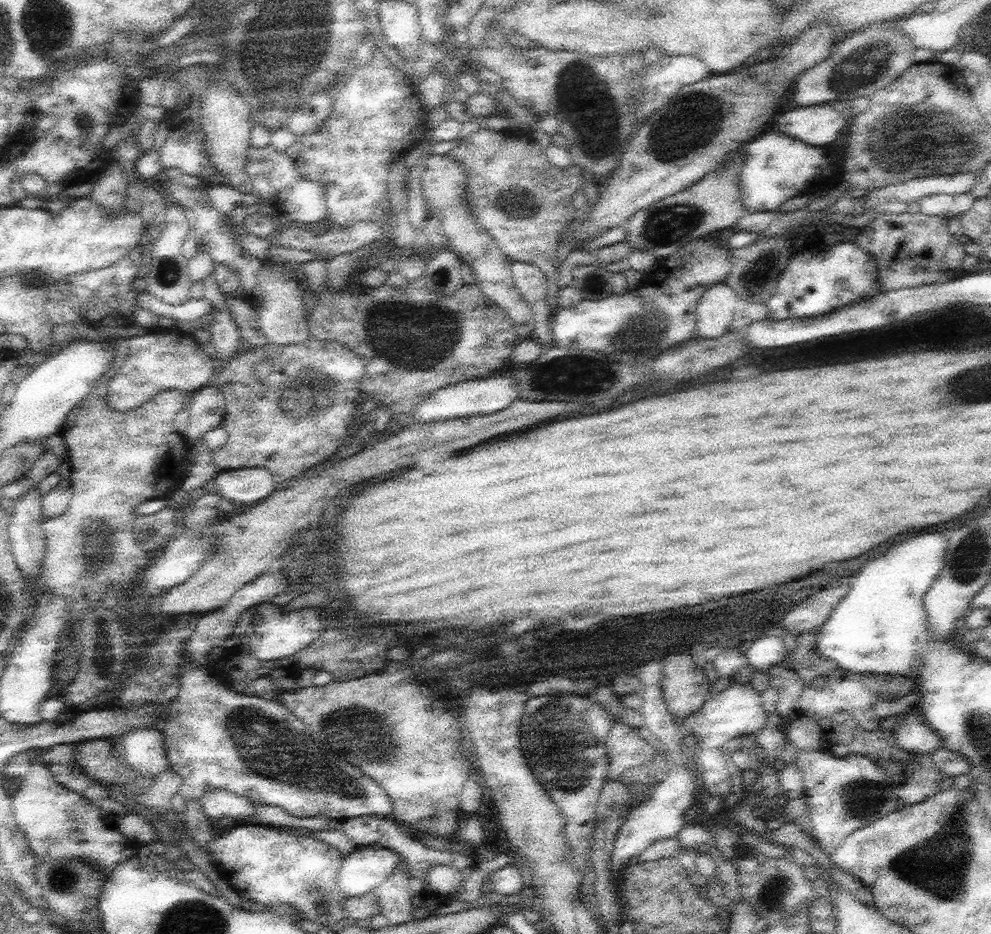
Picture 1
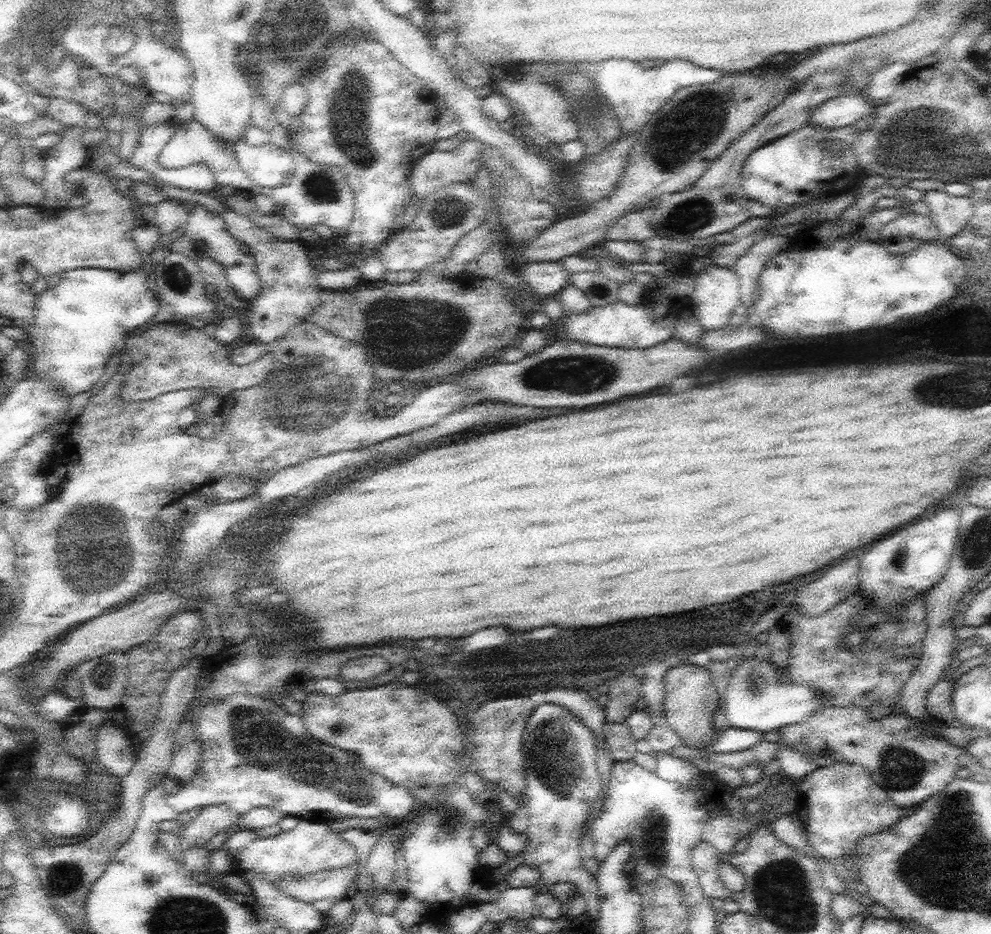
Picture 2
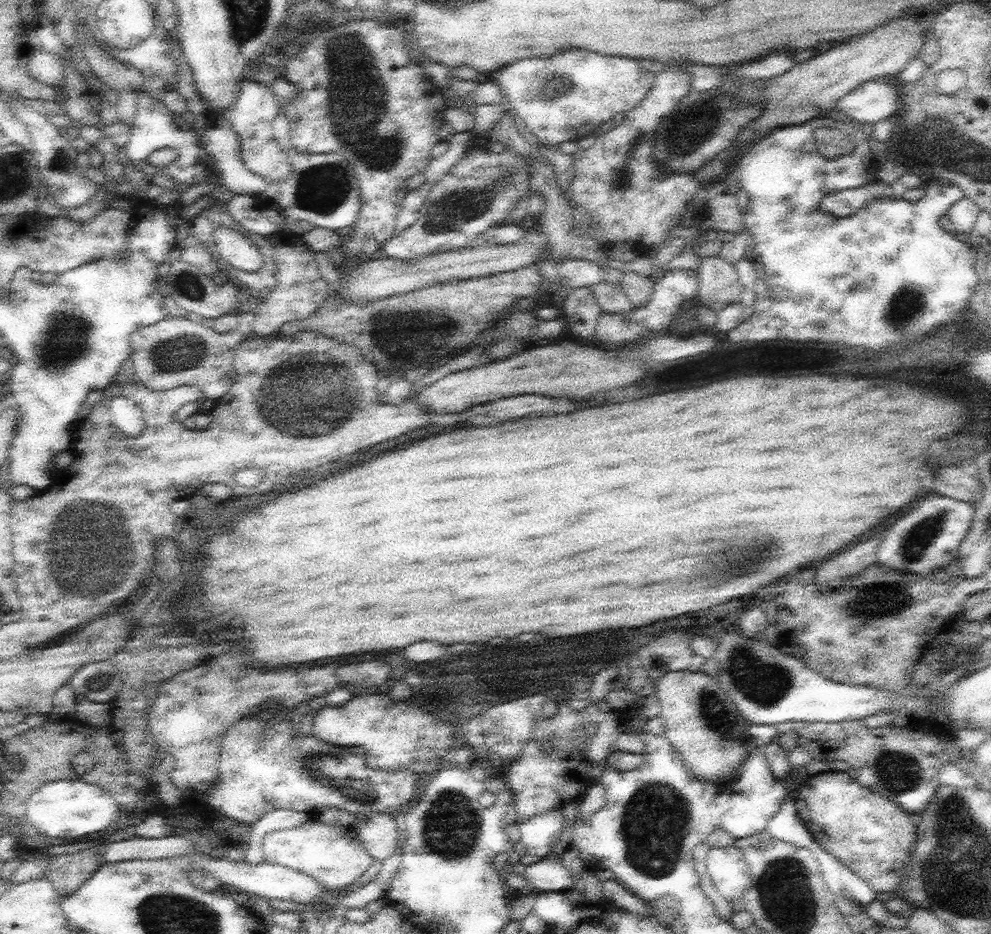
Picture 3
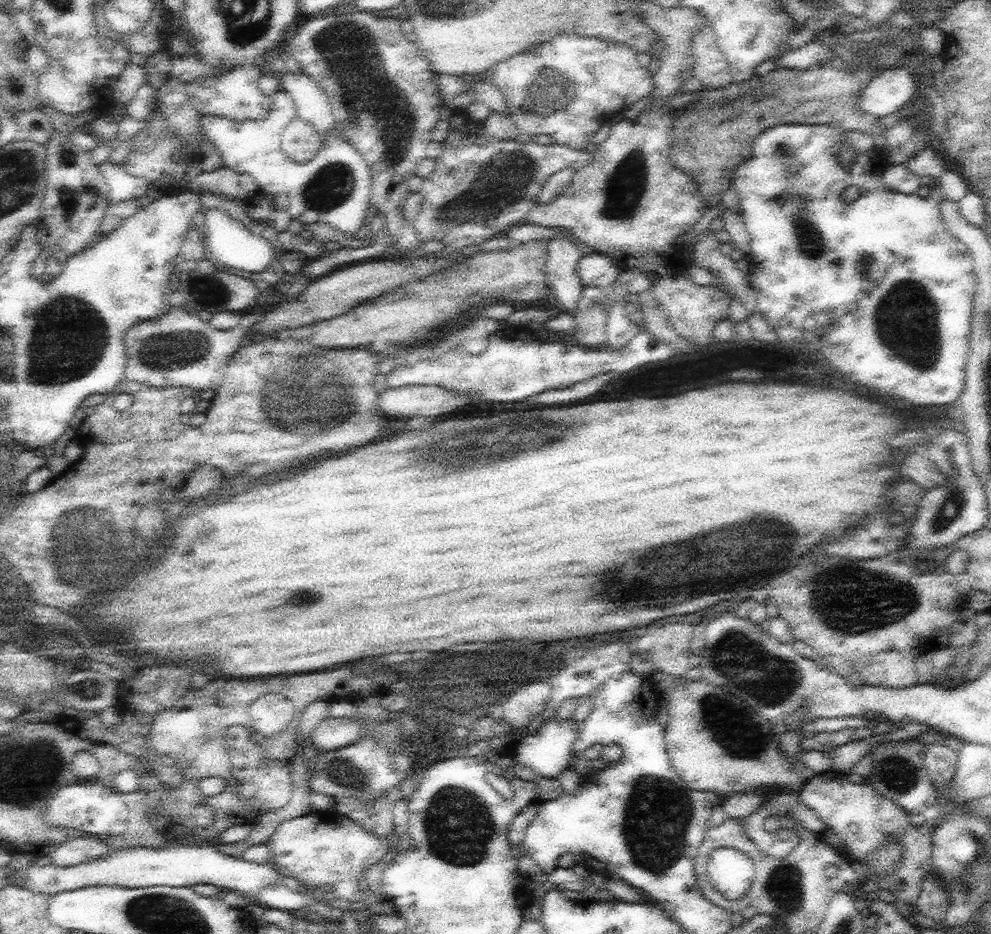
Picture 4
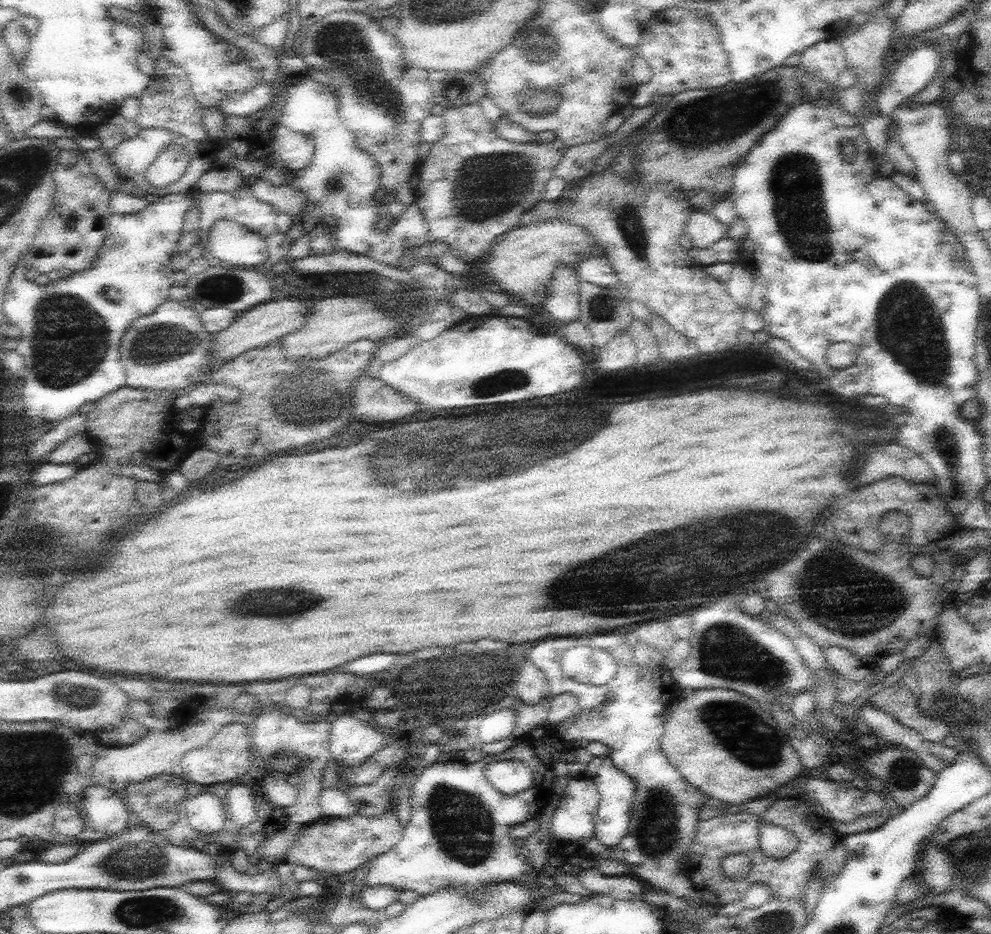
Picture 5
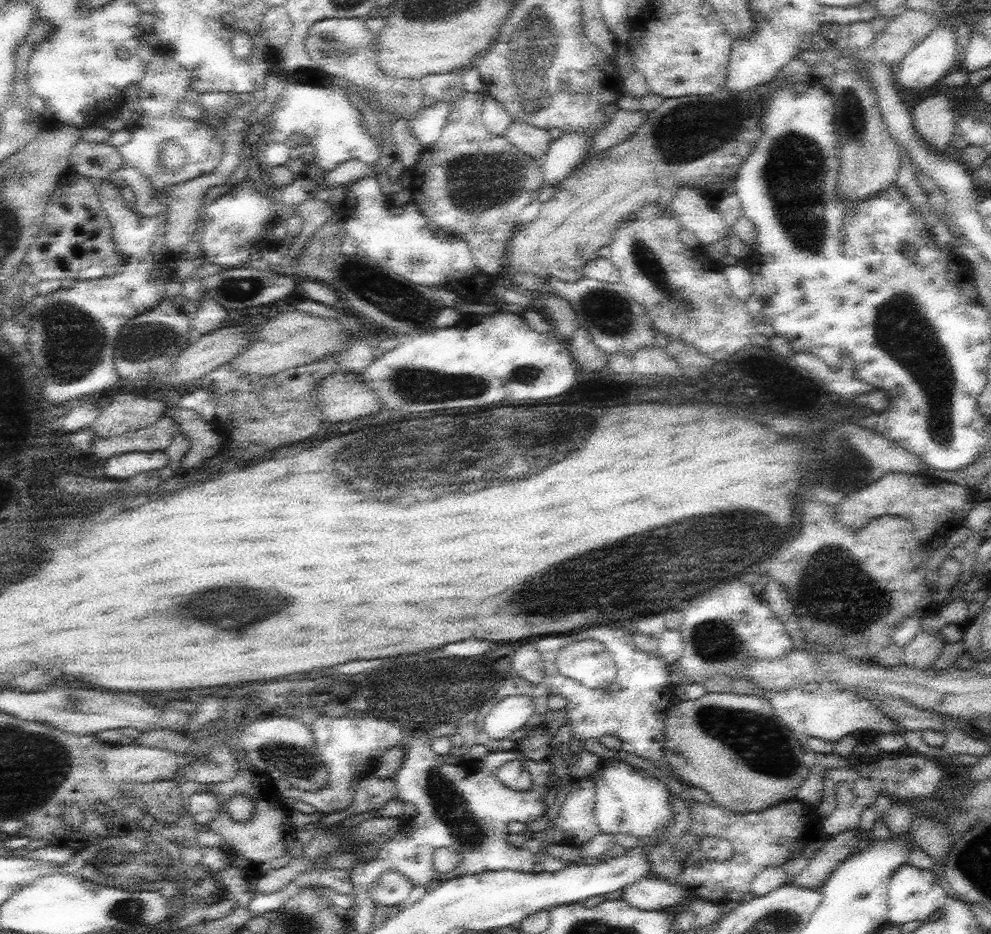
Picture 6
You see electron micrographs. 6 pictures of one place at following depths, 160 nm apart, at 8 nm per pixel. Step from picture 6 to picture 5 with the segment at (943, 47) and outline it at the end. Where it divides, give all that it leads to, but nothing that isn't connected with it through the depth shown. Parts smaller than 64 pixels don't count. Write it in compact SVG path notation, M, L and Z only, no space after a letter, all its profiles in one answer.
M936 42L923 44L922 48L912 52L912 56L904 58L896 72L879 86L877 94L879 112L892 118L894 123L896 109L899 106L908 106L908 100L912 100L932 82L943 60Z

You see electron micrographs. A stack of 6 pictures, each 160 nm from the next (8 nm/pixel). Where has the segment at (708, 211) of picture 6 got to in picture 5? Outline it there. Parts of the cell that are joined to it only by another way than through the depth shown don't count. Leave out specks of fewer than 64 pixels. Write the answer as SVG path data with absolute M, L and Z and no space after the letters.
M693 209L687 220L686 230L693 240L693 246L709 248L720 238L727 237L729 225L720 222L712 211L702 212Z

